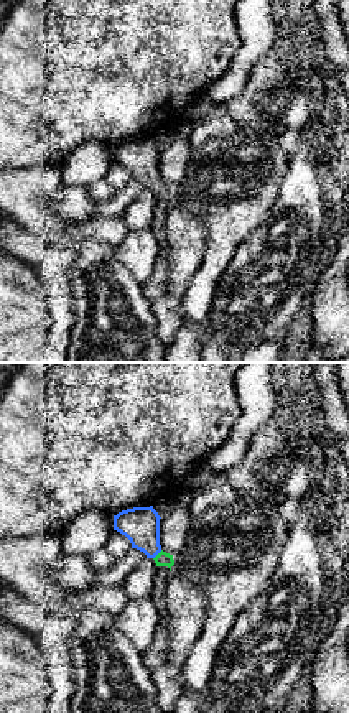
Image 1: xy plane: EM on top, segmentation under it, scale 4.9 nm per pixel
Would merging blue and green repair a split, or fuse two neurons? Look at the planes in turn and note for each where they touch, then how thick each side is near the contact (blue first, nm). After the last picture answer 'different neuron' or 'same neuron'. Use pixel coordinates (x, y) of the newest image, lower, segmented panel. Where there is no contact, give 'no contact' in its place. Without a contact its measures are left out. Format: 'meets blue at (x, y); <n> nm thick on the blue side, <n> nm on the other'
meets blue at (157, 554); 180 nm thick on the blue side, 70 nm on the other

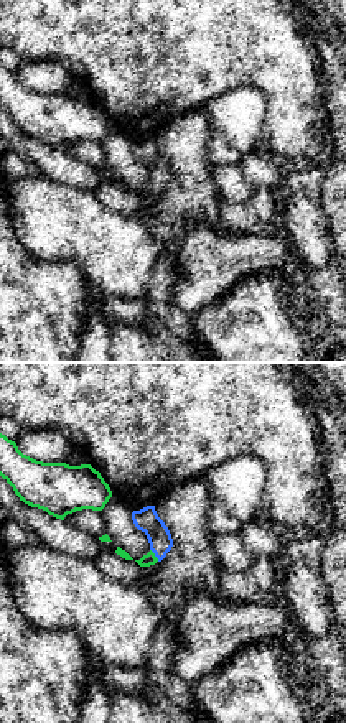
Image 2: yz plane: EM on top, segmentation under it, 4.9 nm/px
meets blue at (155, 555); 120 nm thick on the blue side, 60 nm on the other

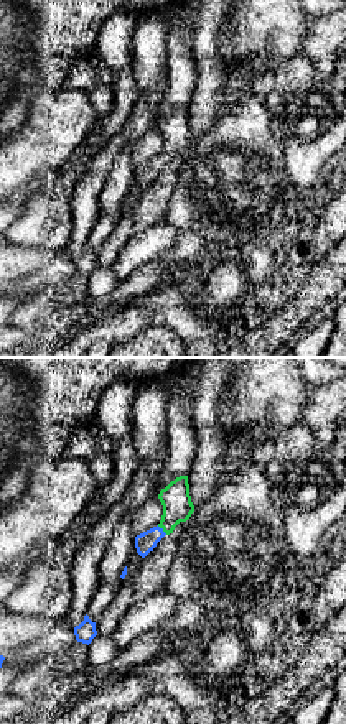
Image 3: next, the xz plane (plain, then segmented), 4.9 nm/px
meets blue at (162, 529); 100 nm thick on the blue side, 150 nm on the other

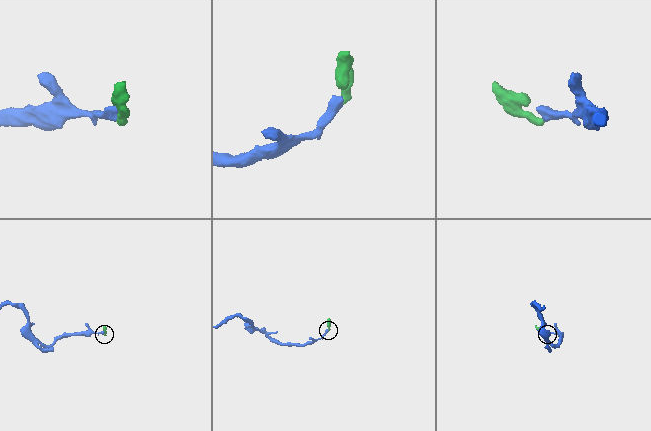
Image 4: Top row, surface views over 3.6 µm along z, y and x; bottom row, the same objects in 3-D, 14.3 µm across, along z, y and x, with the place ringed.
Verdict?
same neuron

